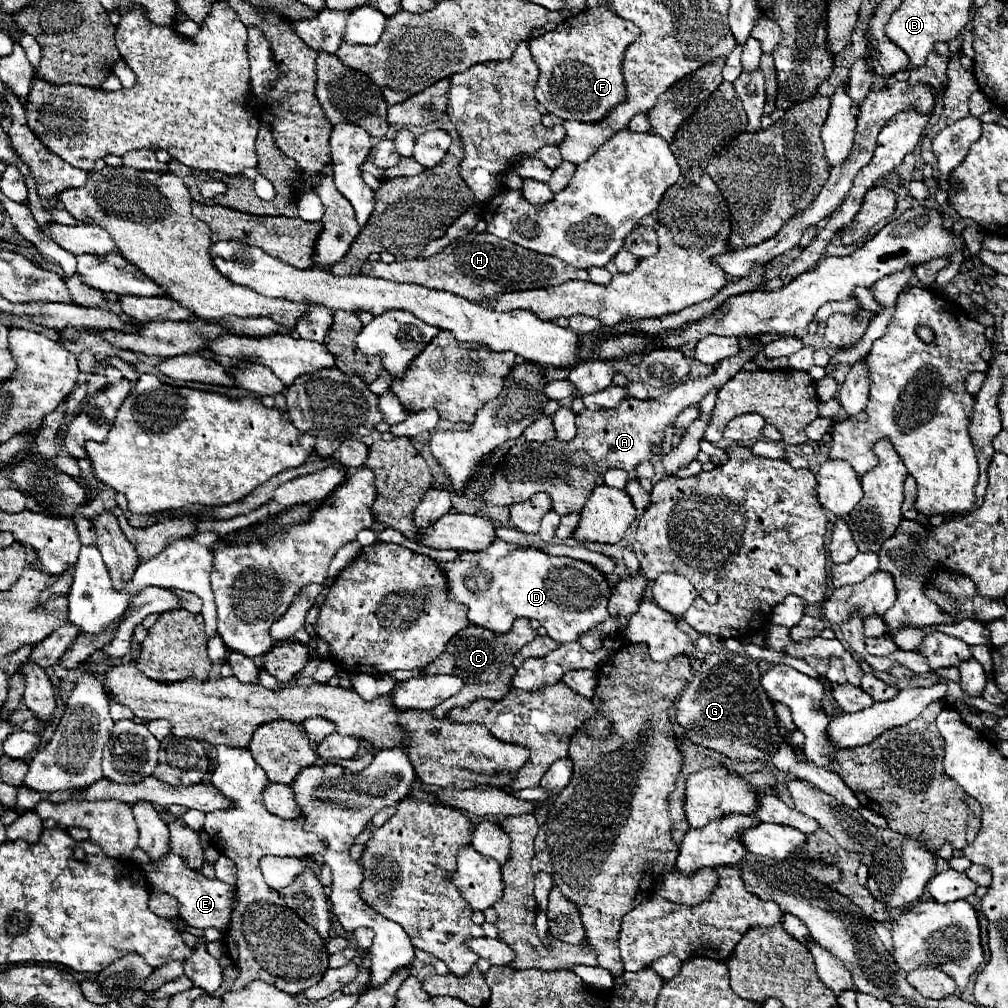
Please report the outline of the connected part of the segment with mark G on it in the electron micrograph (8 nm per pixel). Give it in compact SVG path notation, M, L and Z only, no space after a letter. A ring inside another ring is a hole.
M732 652L708 654L700 670L688 680L684 692L676 702L676 722L684 728L686 738L692 740L694 744L708 746L734 760L770 762L778 770L794 774L800 780L806 780L812 786L824 790L826 794L830 794L848 808L858 810L862 806L840 776L824 768L818 768L810 760L798 760L796 754L778 736L774 706L760 684L758 664L744 656Z

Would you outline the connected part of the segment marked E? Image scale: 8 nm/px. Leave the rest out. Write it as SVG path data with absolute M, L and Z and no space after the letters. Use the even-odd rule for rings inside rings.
M166 854L160 860L148 862L142 866L146 880L150 884L150 888L154 892L164 892L170 894L178 900L178 912L180 918L186 920L190 926L194 928L218 928L218 930L226 930L230 924L230 912L232 912L232 904L236 900L236 890L234 886L228 886L224 882L220 882L218 878L206 878L200 870L190 868L180 856L176 854Z

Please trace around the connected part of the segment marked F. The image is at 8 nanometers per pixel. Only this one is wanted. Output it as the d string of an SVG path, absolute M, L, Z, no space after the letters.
M608 4L584 8L584 12L566 18L552 32L528 42L534 62L540 68L536 82L536 100L562 120L600 122L618 104L626 100L626 84L622 74L624 50L640 36L638 28L620 18Z

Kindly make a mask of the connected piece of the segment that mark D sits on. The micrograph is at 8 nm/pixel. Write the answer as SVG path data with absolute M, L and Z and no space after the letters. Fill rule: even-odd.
M502 542L502 558L472 558L472 554L460 554L454 562L444 562L440 566L446 570L450 578L452 600L462 602L470 608L468 620L498 634L508 632L516 618L530 618L530 620L538 620L540 626L546 628L548 636L562 644L562 642L578 640L582 634L594 630L610 616L606 608L612 596L610 584L598 568L582 560L572 560L568 556L550 556L530 546Z

